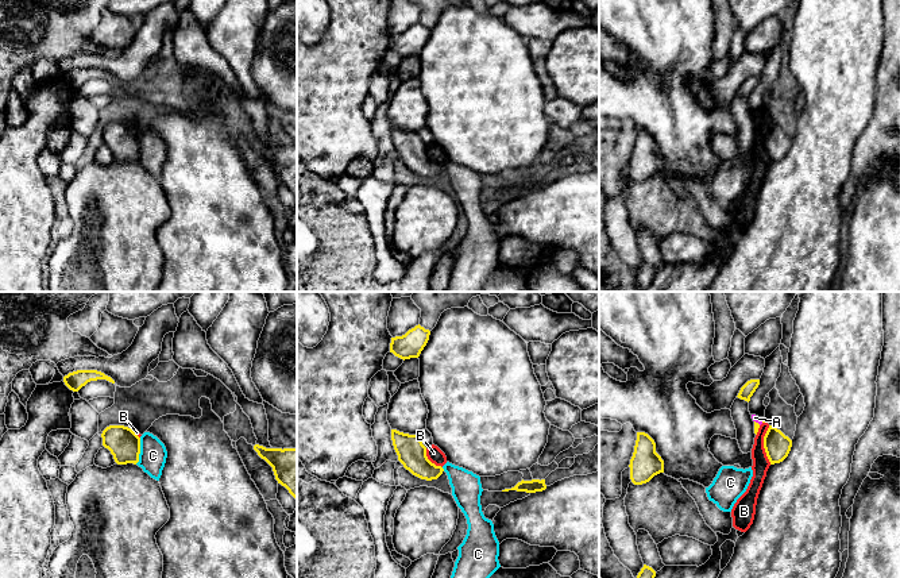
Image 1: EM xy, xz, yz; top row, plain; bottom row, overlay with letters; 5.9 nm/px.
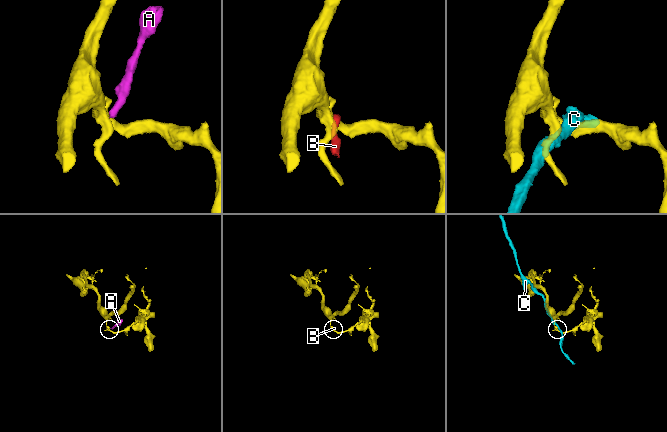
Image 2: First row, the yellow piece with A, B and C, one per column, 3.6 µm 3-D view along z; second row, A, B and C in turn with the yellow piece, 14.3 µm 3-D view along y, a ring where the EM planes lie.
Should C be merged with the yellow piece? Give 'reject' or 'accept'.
reject

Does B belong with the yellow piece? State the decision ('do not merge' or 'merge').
do not merge

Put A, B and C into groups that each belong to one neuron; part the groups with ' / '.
A B / C

